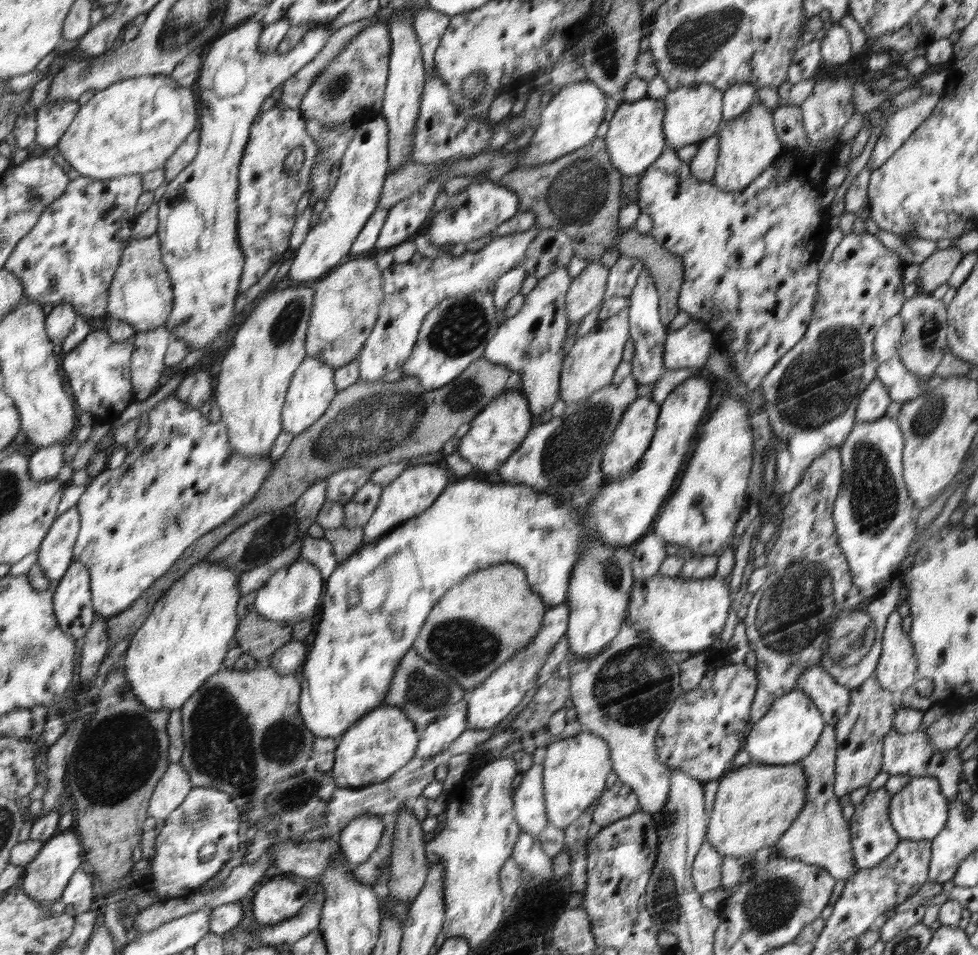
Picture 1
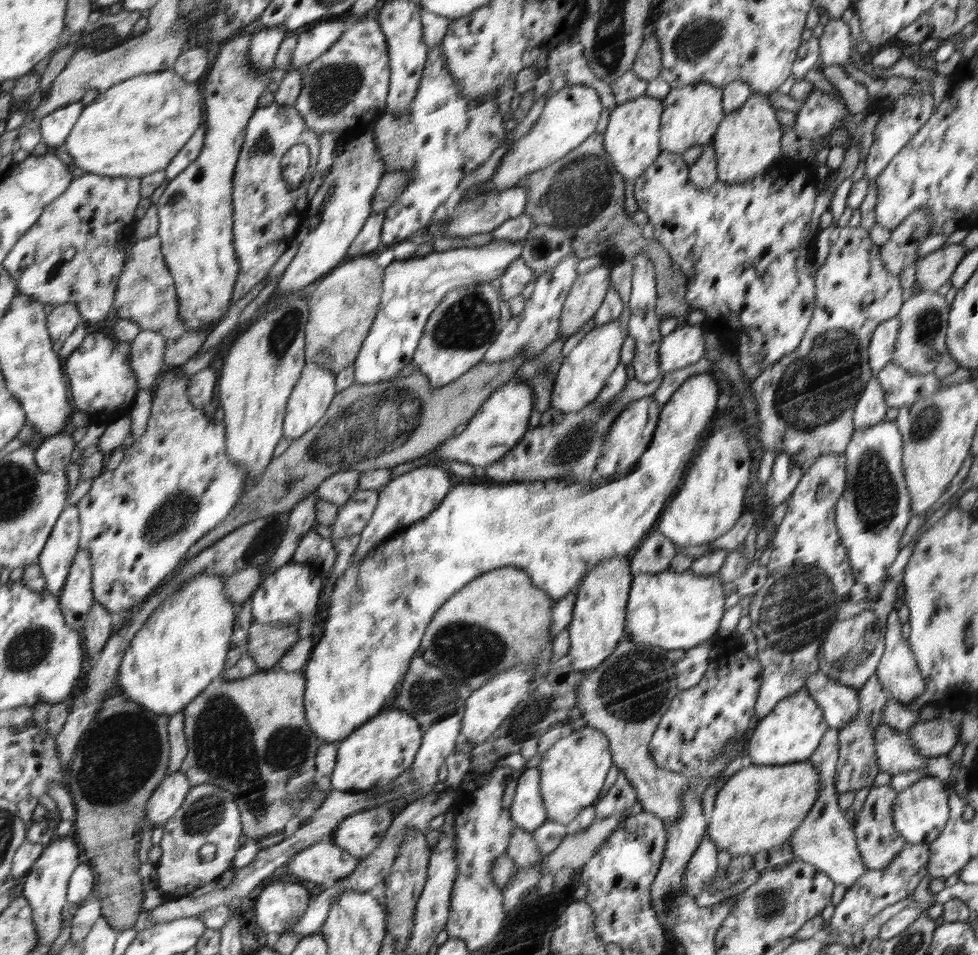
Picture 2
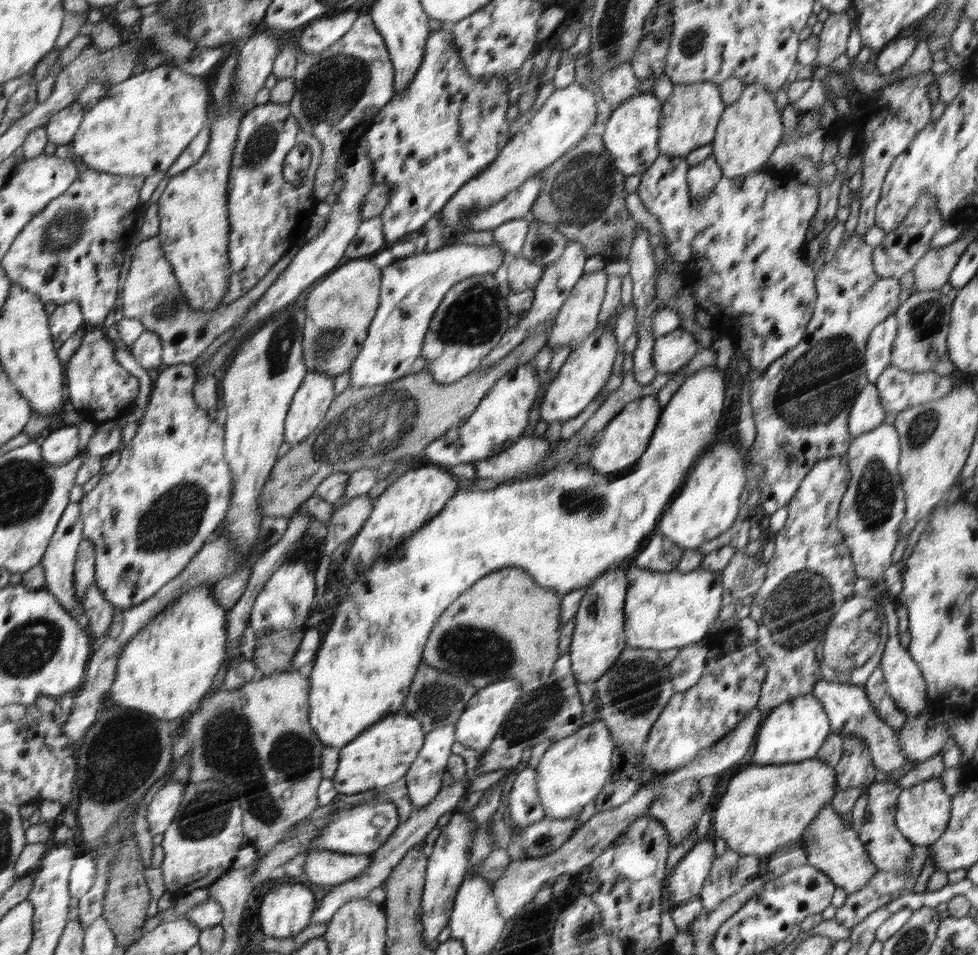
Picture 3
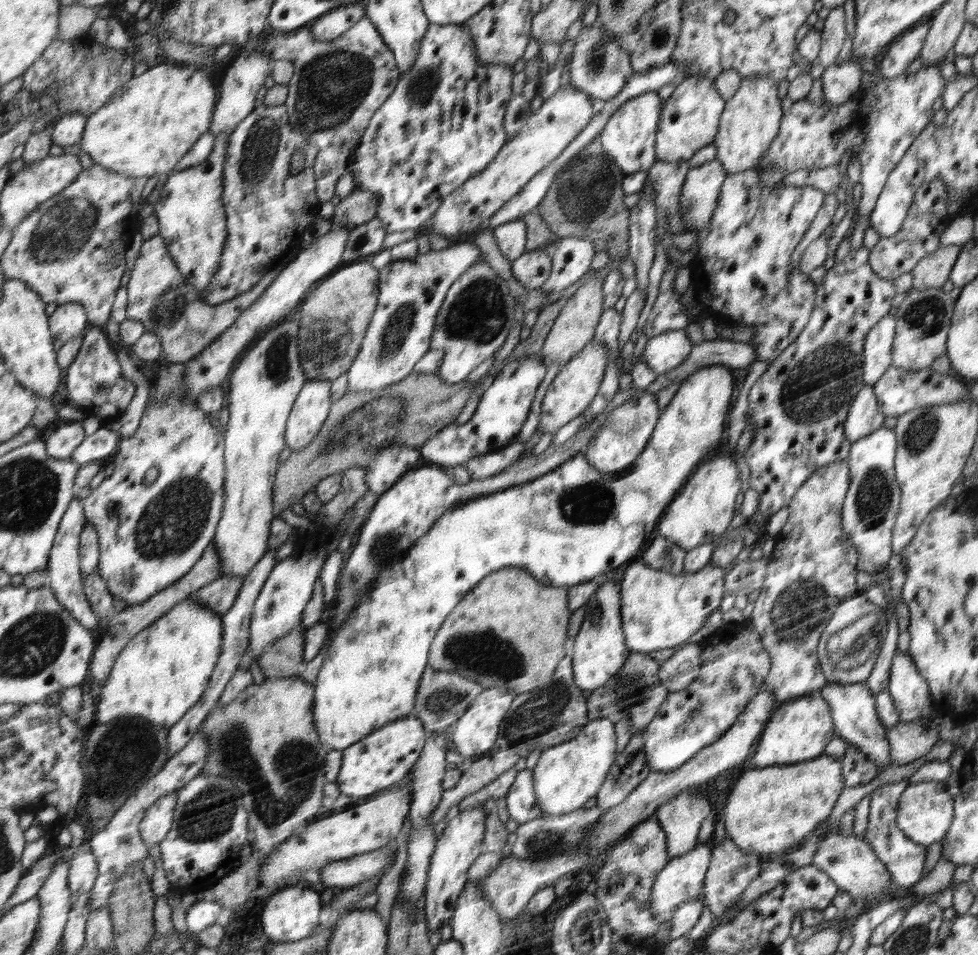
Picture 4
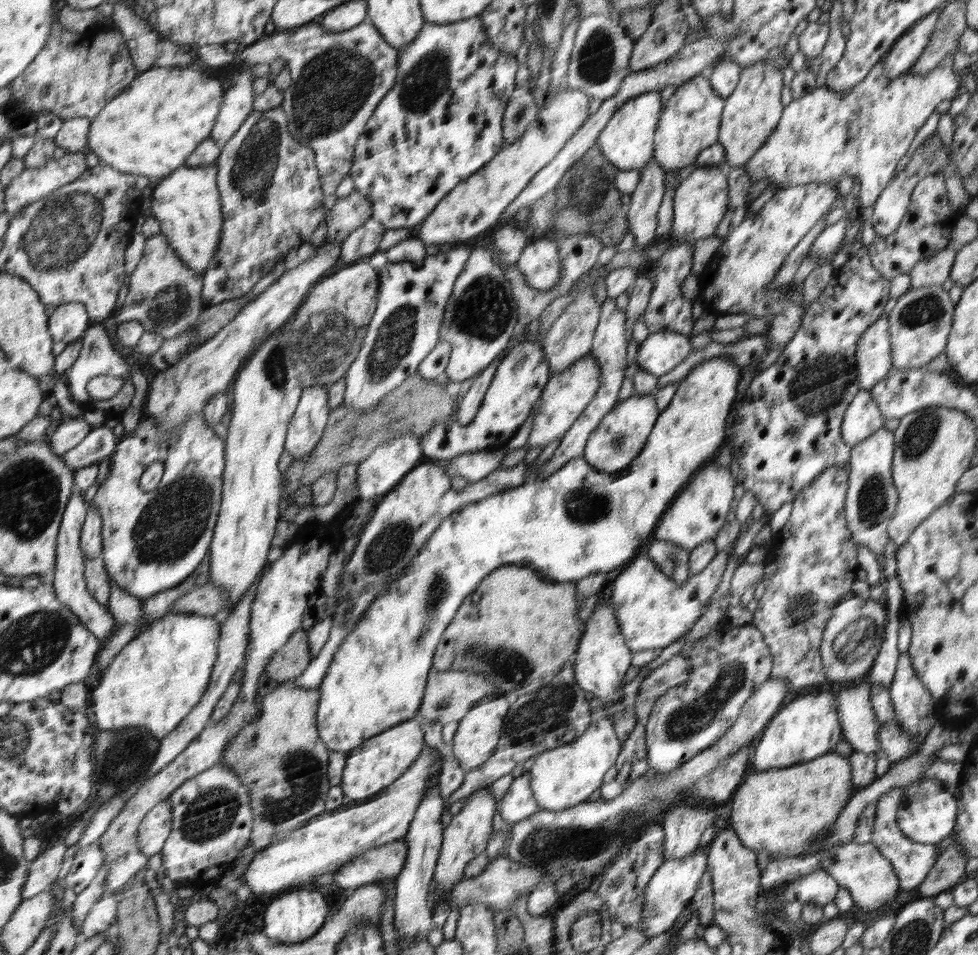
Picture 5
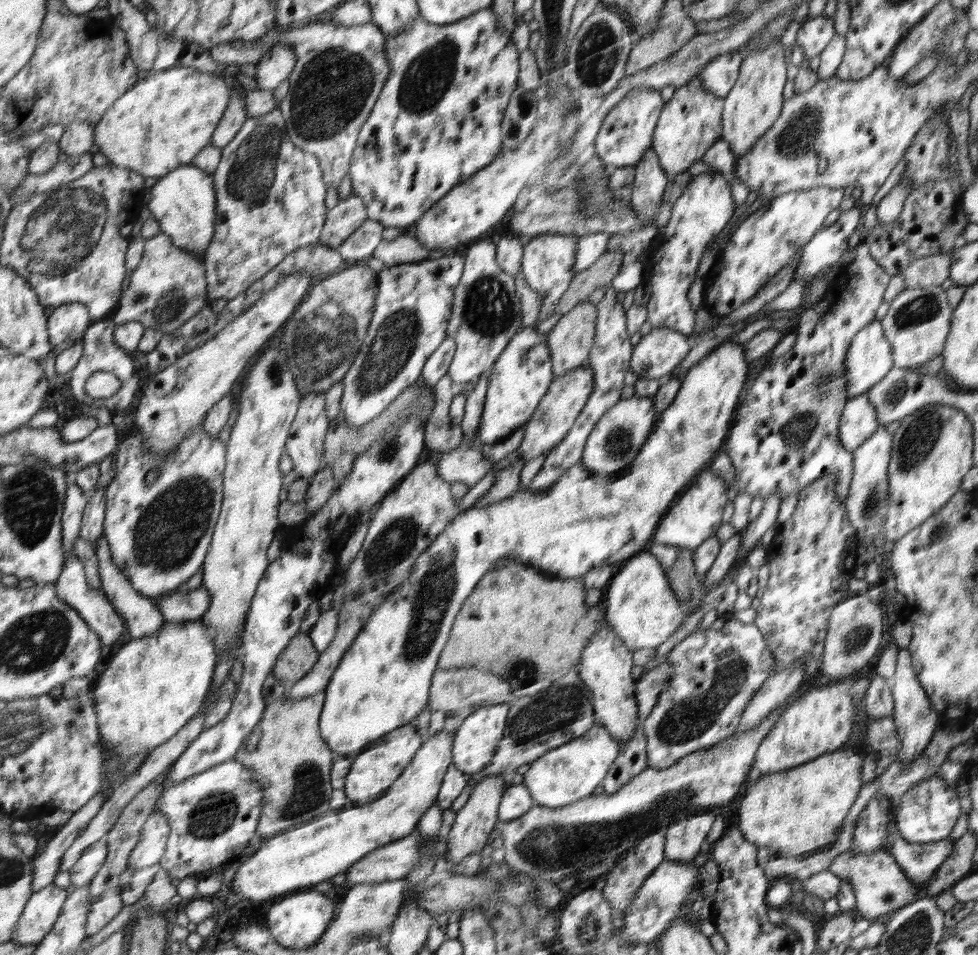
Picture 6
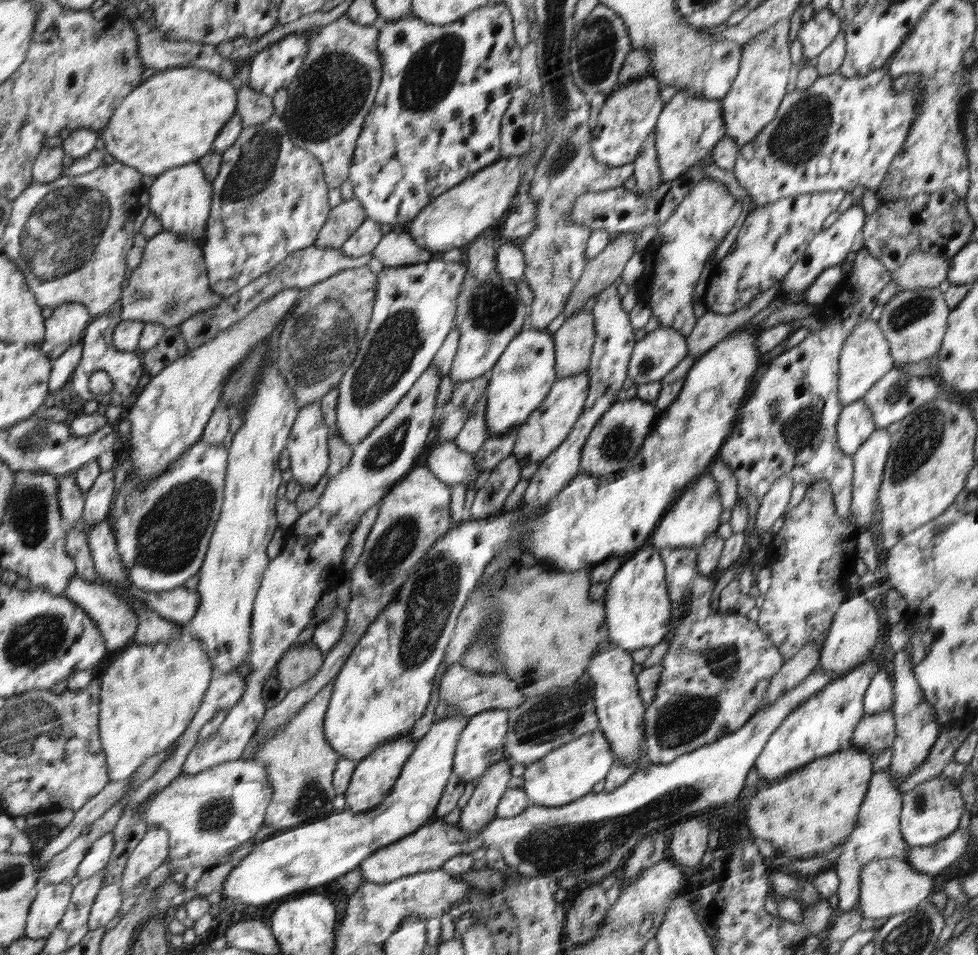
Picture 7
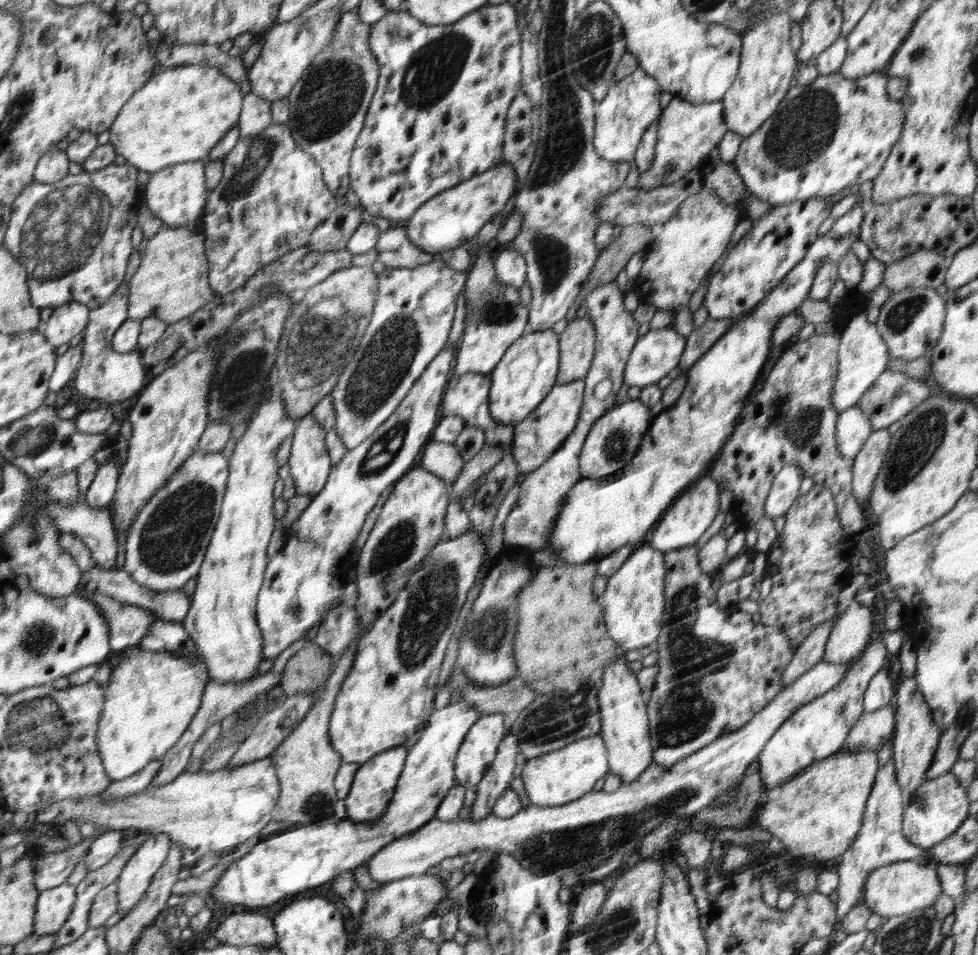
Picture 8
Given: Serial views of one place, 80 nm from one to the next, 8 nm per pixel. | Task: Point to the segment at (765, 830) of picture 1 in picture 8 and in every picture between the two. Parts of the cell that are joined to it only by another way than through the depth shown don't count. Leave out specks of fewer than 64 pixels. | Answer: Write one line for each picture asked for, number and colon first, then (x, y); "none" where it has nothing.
2: (757, 808)
3: (764, 807)
4: (770, 809)
5: (777, 810)
6: (797, 811)
7: (811, 812)
8: (816, 816)

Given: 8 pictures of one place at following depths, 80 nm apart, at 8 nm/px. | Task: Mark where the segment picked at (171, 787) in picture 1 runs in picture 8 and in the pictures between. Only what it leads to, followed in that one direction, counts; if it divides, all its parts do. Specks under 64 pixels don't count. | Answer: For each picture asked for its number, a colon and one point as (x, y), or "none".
2: (170, 796)
3: (162, 811)
4: (158, 821)
5: (154, 831)
6: (154, 836)
7: (154, 849)
8: (138, 873)

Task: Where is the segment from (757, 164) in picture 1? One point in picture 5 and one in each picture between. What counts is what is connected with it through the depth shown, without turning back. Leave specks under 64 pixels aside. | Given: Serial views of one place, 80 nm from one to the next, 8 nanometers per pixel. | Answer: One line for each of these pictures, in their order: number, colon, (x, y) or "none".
2: (748, 139)
3: (749, 131)
4: (751, 120)
5: (751, 114)

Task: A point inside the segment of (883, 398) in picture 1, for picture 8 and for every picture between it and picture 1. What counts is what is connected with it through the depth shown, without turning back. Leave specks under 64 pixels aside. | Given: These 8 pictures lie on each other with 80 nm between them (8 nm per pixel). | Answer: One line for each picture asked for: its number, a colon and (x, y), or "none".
2: (871, 408)
3: (867, 414)
4: (865, 417)
5: (863, 417)
6: (859, 421)
7: (856, 424)
8: (854, 427)

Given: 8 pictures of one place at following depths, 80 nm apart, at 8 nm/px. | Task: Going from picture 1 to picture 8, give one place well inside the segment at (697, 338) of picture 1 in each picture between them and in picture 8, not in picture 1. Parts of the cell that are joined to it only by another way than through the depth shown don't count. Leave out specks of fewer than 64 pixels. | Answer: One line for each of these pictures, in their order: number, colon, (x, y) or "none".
2: (685, 346)
3: (671, 352)
4: (663, 353)
5: (662, 351)
6: (659, 352)
7: (658, 352)
8: (657, 352)

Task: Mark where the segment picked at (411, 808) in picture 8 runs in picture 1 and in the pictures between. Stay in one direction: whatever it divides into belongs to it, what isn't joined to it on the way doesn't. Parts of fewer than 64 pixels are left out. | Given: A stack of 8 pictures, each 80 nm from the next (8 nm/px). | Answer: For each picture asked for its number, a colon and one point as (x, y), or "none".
1: (358, 840)
2: (361, 833)
3: (364, 829)
4: (357, 830)
5: (338, 837)
6: (330, 845)
7: (308, 855)

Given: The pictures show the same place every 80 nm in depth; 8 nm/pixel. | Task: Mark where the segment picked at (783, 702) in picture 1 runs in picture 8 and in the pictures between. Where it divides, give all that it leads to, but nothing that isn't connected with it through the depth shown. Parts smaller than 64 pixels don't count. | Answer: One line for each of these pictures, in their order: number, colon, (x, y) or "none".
2: (790, 733)
3: (794, 731)
4: (798, 731)
5: (808, 727)
6: (820, 722)
7: (823, 725)
8: (816, 731)

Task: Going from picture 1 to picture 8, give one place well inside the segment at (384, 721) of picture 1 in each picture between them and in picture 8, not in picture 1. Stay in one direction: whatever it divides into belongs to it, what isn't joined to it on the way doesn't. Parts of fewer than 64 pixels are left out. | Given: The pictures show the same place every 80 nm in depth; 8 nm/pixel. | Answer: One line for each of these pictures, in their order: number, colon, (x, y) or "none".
2: (379, 751)
3: (384, 753)
4: (377, 762)
5: (370, 769)
6: (372, 773)
7: (374, 777)
8: (375, 783)

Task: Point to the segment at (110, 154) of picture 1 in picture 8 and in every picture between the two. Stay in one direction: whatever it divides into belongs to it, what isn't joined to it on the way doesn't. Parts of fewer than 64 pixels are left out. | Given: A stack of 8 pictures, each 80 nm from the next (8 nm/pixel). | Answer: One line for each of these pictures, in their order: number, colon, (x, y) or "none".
2: (136, 127)
3: (143, 124)
4: (150, 122)
5: (151, 128)
6: (160, 124)
7: (172, 119)
8: (179, 116)

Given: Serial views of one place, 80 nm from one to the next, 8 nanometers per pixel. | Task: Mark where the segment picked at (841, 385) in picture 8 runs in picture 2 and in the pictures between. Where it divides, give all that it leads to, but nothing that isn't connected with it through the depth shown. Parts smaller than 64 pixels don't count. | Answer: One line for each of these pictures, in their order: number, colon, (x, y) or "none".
2: (883, 347)
3: (879, 351)
4: (878, 348)
5: (874, 351)
6: (869, 358)
7: (866, 358)

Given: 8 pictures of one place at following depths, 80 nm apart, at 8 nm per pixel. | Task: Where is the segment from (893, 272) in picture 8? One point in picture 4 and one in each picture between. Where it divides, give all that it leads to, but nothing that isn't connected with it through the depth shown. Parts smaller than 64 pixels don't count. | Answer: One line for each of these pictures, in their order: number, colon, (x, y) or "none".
4: (933, 270)
5: (935, 270)
6: (927, 270)
7: (920, 270)

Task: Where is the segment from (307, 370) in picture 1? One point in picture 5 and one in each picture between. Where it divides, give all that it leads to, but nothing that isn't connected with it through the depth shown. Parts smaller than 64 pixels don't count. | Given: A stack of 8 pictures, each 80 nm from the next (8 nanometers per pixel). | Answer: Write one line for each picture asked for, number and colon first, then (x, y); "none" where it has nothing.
2: (312, 396)
3: (317, 392)
4: (312, 407)
5: (309, 421)

